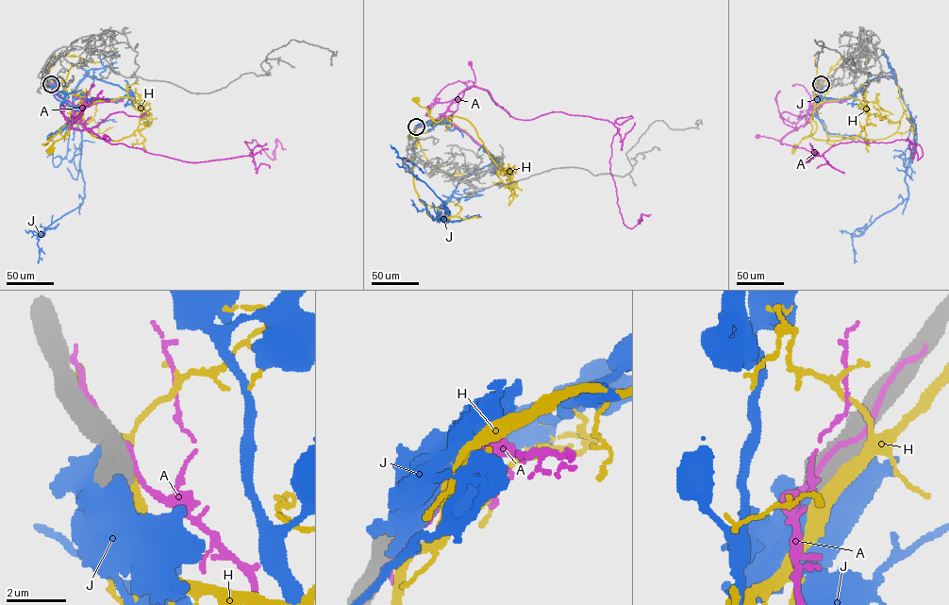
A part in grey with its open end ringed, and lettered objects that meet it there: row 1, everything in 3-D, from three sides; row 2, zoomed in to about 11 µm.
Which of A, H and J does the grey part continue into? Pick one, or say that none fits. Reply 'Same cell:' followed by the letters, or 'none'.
Same cell: none

